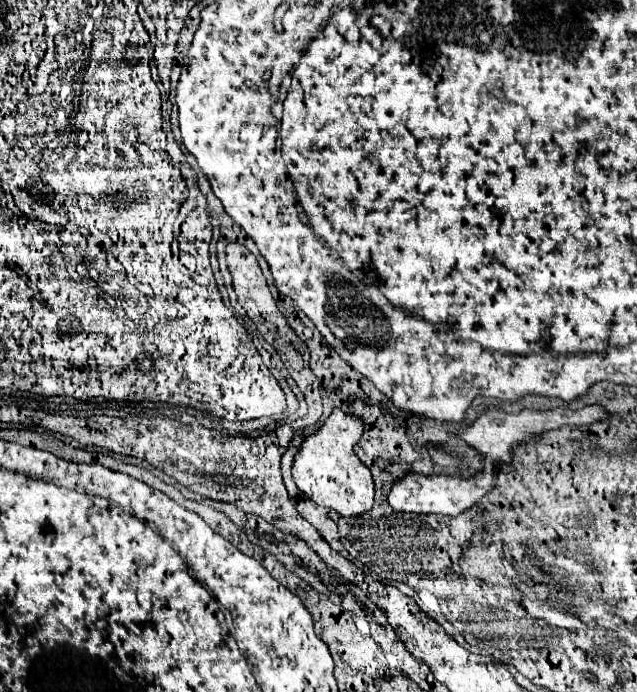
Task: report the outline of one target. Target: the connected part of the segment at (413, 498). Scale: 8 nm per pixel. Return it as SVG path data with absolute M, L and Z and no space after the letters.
M407 472L401 480L395 480L389 490L389 504L397 512L415 512L415 514L441 514L441 516L457 516L471 508L475 502L481 500L485 490L491 486L477 486L467 478L453 478L445 474L425 476L419 472Z

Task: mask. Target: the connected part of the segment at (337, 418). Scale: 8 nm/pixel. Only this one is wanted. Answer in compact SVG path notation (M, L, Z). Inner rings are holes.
M333 410L325 424L313 434L307 436L299 452L293 458L291 474L297 482L297 488L319 506L339 512L341 516L359 516L373 506L373 478L369 468L355 454L355 436L363 434L361 420ZM347 454L347 456L339 456Z

